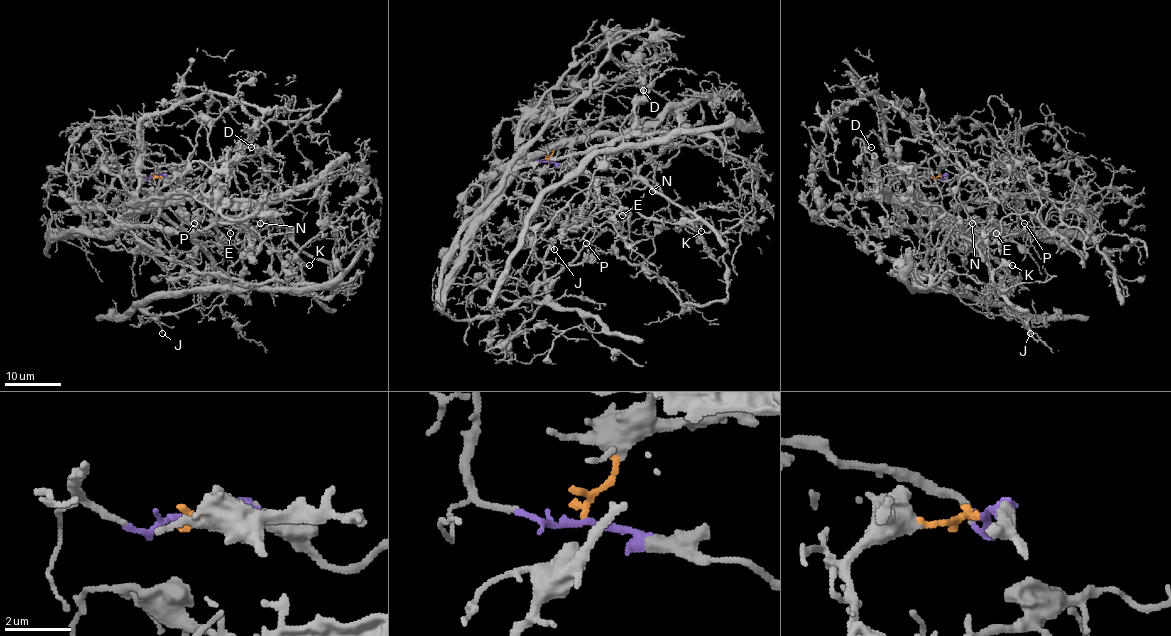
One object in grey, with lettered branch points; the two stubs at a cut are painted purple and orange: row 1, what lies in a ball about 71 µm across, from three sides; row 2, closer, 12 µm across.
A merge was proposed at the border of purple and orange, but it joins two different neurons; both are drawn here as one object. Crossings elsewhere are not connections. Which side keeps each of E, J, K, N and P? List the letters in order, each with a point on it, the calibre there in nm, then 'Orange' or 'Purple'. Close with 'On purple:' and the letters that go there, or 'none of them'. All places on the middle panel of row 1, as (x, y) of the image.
E: Place: (622, 215). Thickness 110 nm. Purple
J: Place: (554, 249). Thickness 120 nm. Orange
K: Place: (701, 231). Thickness 150 nm. Purple
N: Place: (652, 191). Thickness 110 nm. Purple
P: Place: (586, 243). Thickness 120 nm. Orange
On purple: E, K, N

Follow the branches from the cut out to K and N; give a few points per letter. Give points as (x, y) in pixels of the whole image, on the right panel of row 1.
K: (941, 175), (948, 185), (957, 180), (958, 195), (968, 218), (960, 231), (991, 270), (1012, 265)
N: (941, 175), (948, 185), (957, 180), (958, 195), (968, 219), (960, 231), (972, 222)

